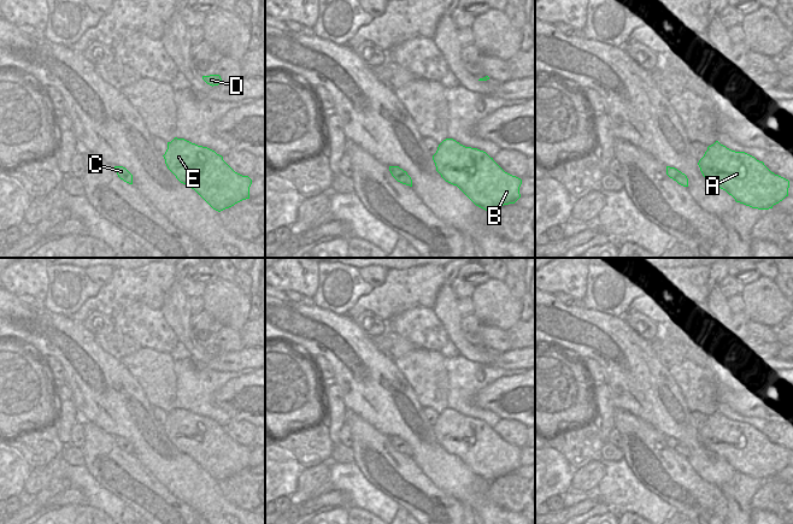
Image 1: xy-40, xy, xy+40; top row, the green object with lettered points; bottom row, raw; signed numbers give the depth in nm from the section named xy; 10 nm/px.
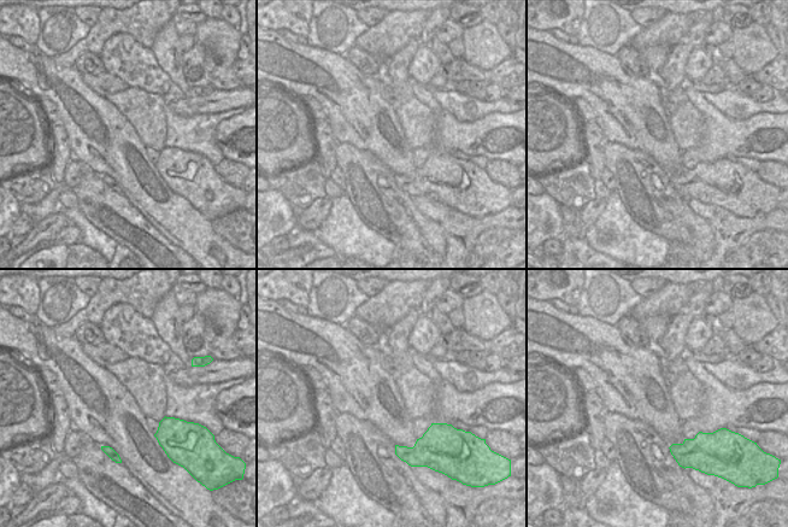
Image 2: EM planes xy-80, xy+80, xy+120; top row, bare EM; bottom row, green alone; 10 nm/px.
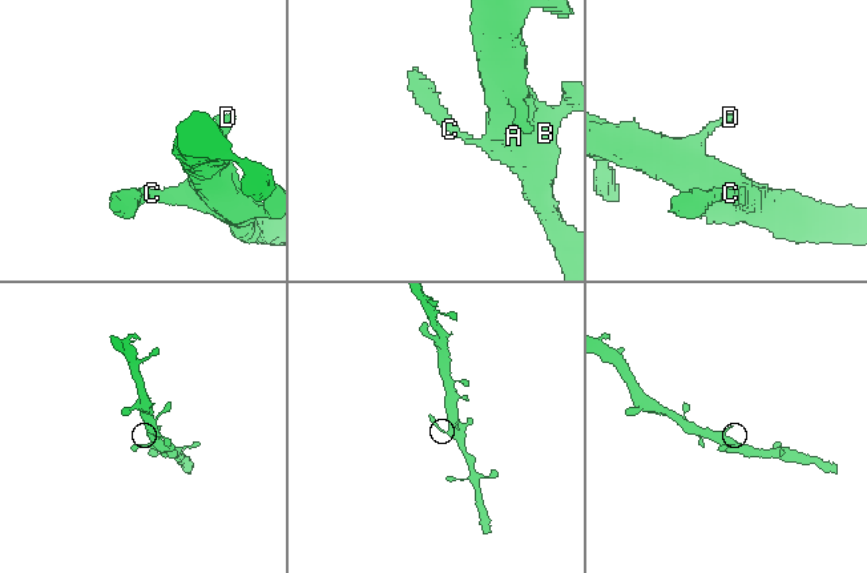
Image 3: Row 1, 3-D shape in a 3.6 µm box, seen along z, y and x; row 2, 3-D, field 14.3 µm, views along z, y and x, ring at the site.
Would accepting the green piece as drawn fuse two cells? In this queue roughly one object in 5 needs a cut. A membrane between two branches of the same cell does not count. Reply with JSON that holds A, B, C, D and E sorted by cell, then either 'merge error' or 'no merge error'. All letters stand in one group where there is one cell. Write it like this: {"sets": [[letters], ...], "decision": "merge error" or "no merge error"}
{"sets": [["A", "B", "C", "D", "E"]], "decision": "no merge error"}

